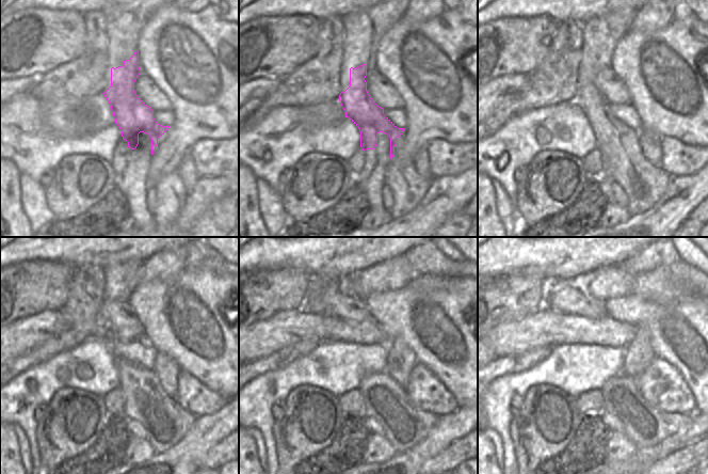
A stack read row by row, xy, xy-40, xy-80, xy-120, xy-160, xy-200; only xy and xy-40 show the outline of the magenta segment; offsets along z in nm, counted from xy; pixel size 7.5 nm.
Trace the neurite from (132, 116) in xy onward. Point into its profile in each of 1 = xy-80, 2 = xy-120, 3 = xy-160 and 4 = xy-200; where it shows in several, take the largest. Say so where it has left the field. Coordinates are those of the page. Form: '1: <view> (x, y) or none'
1: xy-80 (615, 140)
2: xy-120 (138, 383)
3: xy-160 (374, 388)
4: xy-200 (620, 386)

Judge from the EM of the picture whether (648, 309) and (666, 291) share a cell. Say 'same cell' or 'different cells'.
different cells

